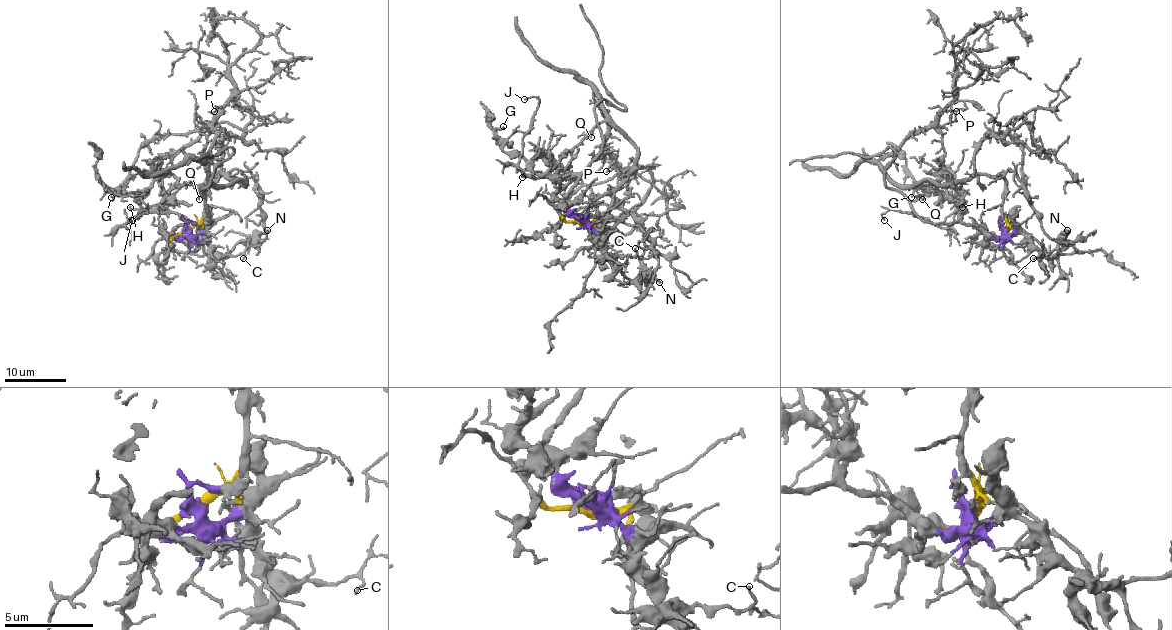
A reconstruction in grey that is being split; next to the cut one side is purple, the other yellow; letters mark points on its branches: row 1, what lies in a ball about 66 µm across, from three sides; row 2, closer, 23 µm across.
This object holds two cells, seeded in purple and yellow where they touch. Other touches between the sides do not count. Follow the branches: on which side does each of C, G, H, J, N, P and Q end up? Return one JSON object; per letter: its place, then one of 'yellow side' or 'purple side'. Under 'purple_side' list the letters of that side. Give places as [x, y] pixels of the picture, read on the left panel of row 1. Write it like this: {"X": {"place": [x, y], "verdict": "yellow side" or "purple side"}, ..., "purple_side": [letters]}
{"C": {"place": [243, 258], "verdict": "purple side"}, "G": {"place": [111, 197], "verdict": "purple side"}, "H": {"place": [130, 207], "verdict": "purple side"}, "J": {"place": [132, 220], "verdict": "yellow side"}, "N": {"place": [267, 230], "verdict": "purple side"}, "P": {"place": [214, 111], "verdict": "yellow side"}, "Q": {"place": [199, 199], "verdict": "yellow side"}, "purple_side": ["C", "G", "H", "N"]}

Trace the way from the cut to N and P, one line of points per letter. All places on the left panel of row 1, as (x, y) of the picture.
N: (186, 231), (204, 234), (211, 248), (226, 255), (240, 241), (256, 240), (267, 229)
P: (186, 231), (204, 211), (206, 180), (220, 174), (244, 185), (209, 179), (201, 159), (221, 110), (214, 112)

